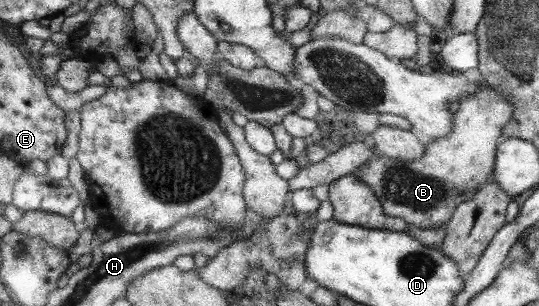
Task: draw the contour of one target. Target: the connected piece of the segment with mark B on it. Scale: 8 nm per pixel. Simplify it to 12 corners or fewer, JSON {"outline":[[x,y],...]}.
{"outline":[[484,80],[418,160],[352,172],[384,214],[434,229],[492,180],[513,106]]}

